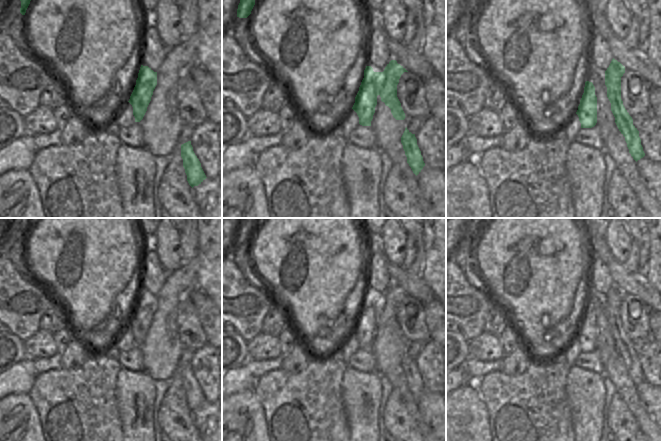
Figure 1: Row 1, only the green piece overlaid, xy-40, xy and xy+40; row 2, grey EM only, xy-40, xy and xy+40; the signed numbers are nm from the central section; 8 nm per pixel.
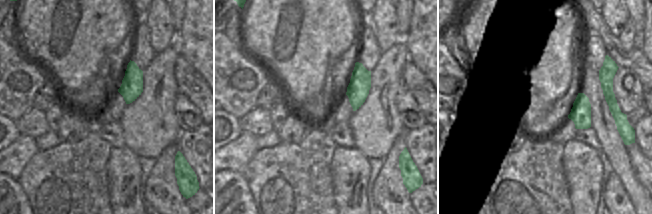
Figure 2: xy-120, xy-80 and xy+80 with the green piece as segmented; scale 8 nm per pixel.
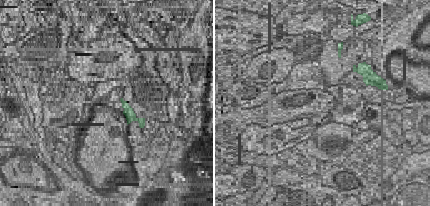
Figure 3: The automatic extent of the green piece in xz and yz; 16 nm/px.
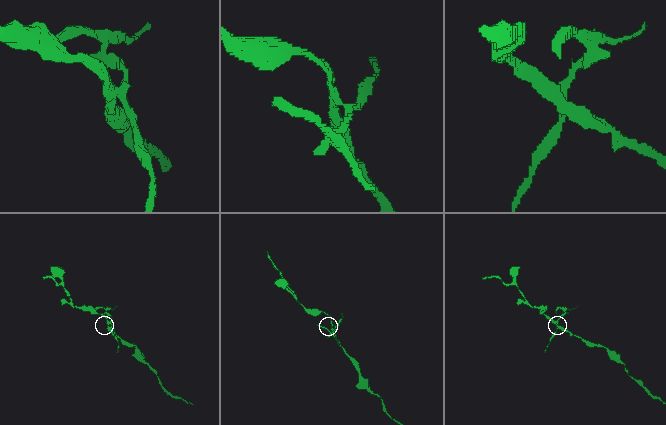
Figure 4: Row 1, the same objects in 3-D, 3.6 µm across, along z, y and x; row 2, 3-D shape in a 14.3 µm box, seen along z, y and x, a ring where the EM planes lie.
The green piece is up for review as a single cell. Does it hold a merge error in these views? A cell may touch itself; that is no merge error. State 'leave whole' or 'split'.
split

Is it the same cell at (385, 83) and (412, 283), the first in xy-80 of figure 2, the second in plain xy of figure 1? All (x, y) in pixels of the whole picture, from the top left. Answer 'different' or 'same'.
different

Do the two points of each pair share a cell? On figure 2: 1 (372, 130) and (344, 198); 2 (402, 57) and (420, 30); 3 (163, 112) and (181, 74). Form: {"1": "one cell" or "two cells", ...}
{"1": "two cells", "2": "two cells", "3": "two cells"}

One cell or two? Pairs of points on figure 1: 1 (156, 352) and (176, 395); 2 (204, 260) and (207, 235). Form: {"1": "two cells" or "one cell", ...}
{"1": "two cells", "2": "one cell"}

